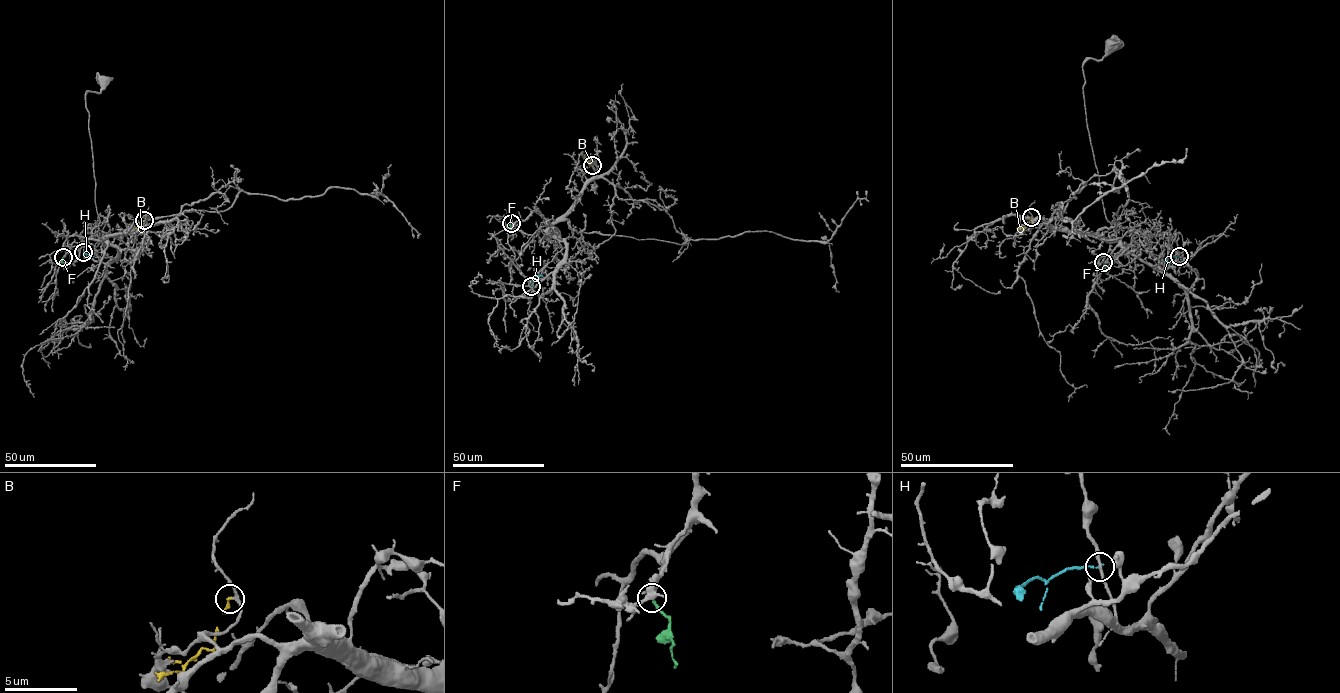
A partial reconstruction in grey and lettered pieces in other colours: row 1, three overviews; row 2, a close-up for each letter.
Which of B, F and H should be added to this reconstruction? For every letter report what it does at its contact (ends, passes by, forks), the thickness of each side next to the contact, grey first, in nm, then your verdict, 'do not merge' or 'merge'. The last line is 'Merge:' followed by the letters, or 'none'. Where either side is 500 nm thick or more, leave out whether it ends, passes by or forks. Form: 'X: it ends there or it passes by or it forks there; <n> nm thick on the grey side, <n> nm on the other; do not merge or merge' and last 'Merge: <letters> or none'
B: it ends there; 170 nm thick on the grey side, 160 nm on the other; do not merge
F: it ends there; 130 nm thick on the grey side, 200 nm on the other; merge
H: it ends there; 220 nm thick on the grey side, 140 nm on the other; do not merge
Merge: F

